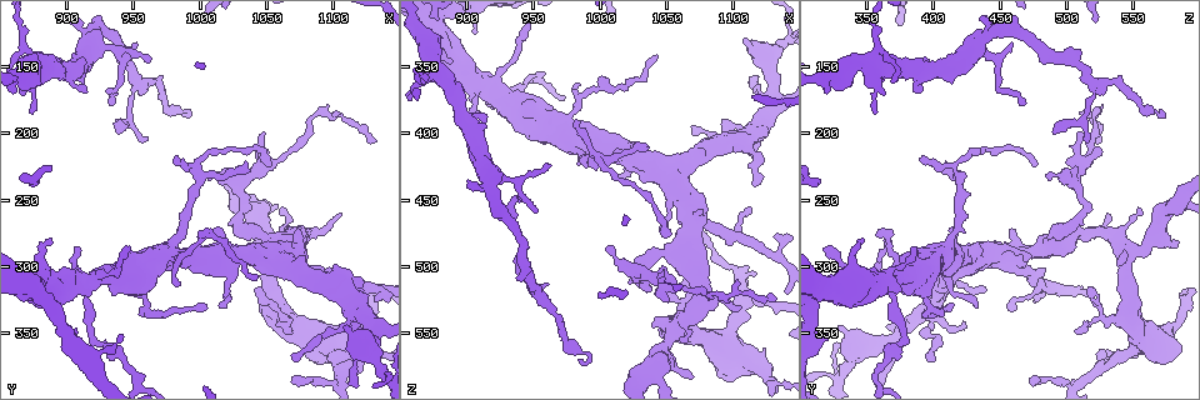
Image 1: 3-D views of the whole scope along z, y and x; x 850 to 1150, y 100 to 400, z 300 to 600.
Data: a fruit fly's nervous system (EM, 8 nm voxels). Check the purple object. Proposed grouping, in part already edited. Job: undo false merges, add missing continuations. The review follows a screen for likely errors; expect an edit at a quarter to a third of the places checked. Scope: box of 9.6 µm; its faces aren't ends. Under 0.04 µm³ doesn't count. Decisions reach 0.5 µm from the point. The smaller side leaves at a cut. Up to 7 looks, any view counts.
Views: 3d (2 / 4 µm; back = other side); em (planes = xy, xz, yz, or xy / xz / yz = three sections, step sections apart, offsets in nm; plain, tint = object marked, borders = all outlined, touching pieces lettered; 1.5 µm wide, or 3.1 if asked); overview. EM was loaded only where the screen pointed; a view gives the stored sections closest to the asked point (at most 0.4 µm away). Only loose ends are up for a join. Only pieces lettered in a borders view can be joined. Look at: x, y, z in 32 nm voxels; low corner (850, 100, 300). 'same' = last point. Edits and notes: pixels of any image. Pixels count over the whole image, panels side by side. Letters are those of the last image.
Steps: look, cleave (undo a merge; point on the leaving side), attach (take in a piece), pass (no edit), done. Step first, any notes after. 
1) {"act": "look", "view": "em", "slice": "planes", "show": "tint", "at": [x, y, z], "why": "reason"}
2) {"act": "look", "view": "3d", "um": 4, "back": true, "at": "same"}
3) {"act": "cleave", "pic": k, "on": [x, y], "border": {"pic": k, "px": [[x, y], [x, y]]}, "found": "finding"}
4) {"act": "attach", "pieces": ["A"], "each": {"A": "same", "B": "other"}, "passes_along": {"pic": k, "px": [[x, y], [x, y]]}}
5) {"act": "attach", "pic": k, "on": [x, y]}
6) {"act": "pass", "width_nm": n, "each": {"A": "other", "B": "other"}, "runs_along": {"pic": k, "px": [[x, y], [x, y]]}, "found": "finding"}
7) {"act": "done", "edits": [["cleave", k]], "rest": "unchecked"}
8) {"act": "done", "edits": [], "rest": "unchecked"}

{"act": "look", "view": "em", "slice": "xz", "step": 4, "show": "tint", "at": [984, 316, 366], "why": "free end"}

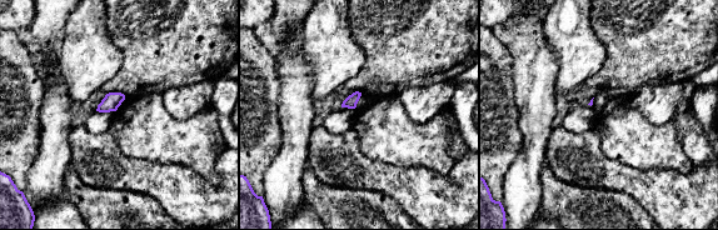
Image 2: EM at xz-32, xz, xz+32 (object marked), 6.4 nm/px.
{"act": "look", "view": "em", "slice": "planes", "show": "borders", "at": "same"}

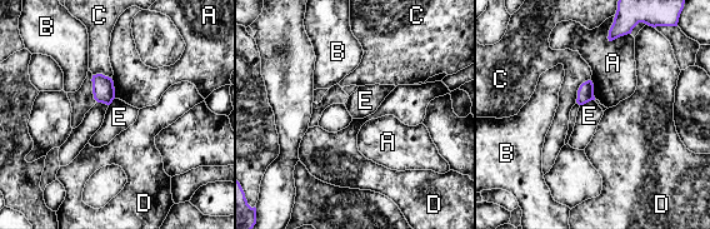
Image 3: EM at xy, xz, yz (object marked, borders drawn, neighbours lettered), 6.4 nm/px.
{"act": "pass", "each": {"A": "other", "B": "other", "C": "other", "D": "other", "E": "other"}, "border": {"pic": 3, "px": [[594, 99], [580, 105]]}, "found": "no lettered piece goes on from it"}

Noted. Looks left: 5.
{"act": "look", "view": "3d", "um": 4, "at": [1008, 232, 484], "why": "an open end"}

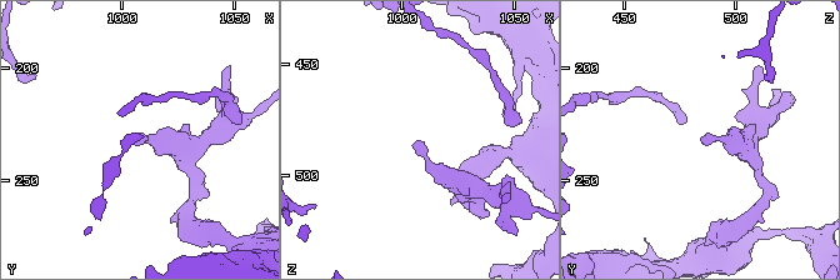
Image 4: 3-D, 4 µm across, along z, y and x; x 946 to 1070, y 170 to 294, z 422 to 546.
{"act": "look", "view": "em", "slice": "yz", "step": 4, "show": "borders", "at": [1008, 232, 484], "why": "now the EM"}

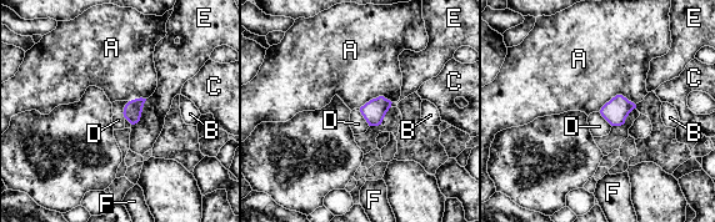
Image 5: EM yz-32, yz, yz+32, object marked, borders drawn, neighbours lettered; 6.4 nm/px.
{"act": "look", "view": "em", "slice": "xz", "step": 8, "show": "borders", "at": "same", "why": "cut it another way"}

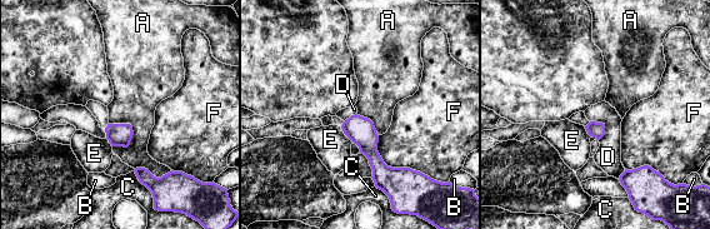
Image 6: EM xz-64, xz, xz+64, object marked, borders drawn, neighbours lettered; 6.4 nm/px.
{"act": "pass", "each": {"A": "other", "B": "other", "C": "other", "D": "other", "E": "other", "F": "other"}, "found": "none of them fits"}

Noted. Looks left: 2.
{"act": "look", "view": "3d", "um": 4, "at": [964, 144, 426], "why": "thin end"}

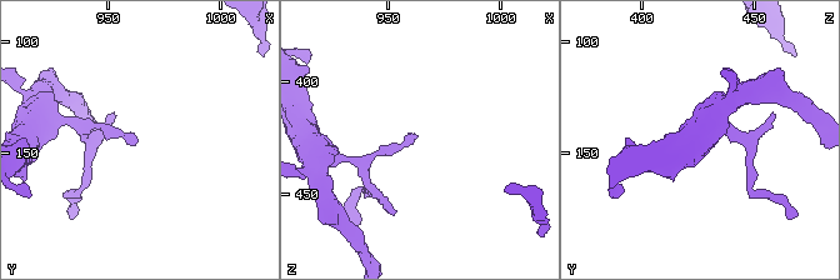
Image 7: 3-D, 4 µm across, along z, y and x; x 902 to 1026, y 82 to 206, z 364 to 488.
{"act": "look", "view": "em", "slice": "xz", "step": 4, "show": "borders", "at": [963, 145, 424], "why": "now the EM"}

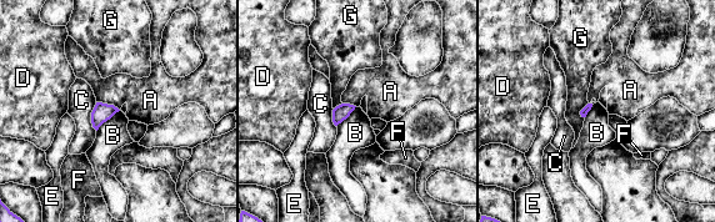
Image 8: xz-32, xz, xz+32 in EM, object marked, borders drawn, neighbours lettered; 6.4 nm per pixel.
{"act": "pass", "each": {"A": "other", "B": "other", "C": "other", "D": "other", "E": "other", "F": "other", "G": "other"}, "border": {"pic": 8, "px": [[96, 101], [113, 104], [119, 110]]}, "found": "no lettered piece goes on from it"}

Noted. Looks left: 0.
{"act": "done", "edits": [], "rest": "unchecked"}

